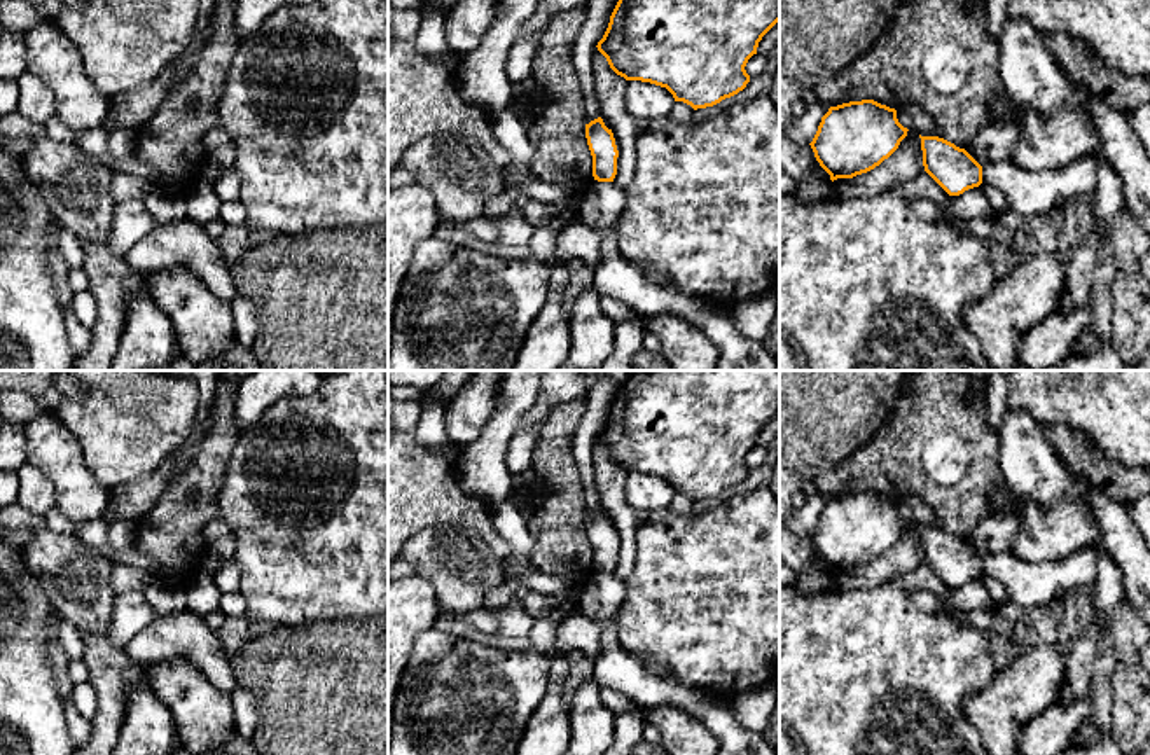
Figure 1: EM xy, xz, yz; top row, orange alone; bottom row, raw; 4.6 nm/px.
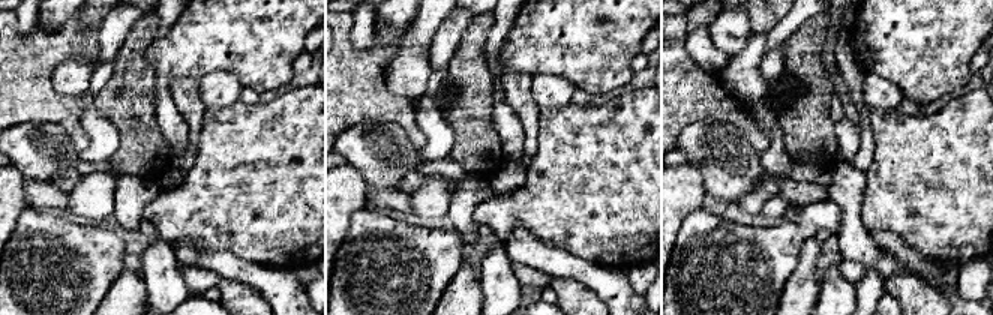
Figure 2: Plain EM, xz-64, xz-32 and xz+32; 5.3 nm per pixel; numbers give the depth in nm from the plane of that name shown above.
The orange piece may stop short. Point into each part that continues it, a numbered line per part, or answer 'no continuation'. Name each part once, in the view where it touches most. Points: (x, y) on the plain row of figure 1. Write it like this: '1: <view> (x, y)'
no continuation

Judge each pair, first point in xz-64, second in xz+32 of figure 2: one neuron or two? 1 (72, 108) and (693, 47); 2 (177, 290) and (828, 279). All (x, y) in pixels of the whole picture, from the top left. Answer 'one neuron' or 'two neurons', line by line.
1: two neurons
2: one neuron

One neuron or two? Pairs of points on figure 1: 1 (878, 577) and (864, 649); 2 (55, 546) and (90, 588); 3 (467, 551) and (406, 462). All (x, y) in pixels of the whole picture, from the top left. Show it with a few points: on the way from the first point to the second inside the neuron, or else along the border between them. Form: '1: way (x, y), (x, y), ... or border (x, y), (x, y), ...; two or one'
1: border (888, 581), (871, 588), (839, 589); two
2: way (58, 556), (79, 577); one
3: border (411, 535), (458, 525), (486, 544); two

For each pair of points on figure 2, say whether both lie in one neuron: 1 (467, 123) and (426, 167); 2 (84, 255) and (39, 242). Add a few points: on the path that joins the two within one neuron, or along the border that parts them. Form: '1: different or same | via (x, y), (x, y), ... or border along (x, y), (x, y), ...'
1: different | border along (449, 156), (473, 174)
2: same | via (74, 255), (53, 255), (50, 252)

